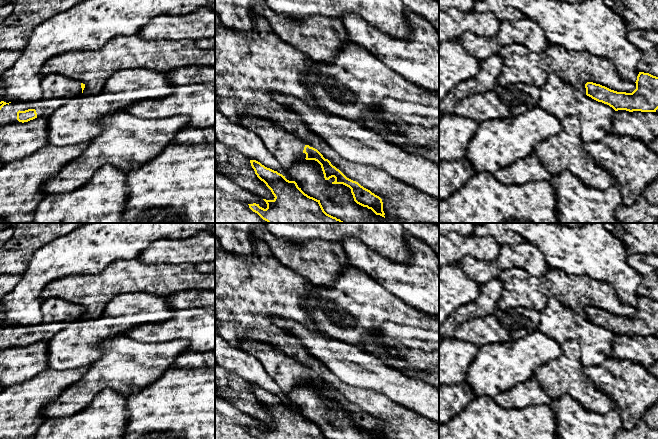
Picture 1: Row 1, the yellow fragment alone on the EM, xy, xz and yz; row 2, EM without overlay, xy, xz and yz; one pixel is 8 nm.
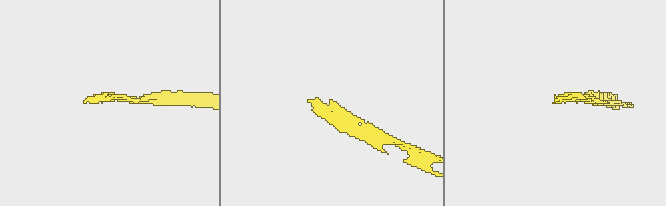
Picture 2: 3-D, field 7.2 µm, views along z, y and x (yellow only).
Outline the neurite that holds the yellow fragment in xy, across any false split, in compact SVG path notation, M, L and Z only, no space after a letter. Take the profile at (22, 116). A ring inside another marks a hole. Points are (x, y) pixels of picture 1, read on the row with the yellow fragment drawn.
M82 93L72 98L42 98L36 101L0 102L0 126L9 123L28 122L37 117L48 118L56 109L67 104L75 104L86 95Z

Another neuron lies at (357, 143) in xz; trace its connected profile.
M270 92L272 99L284 105L291 112L301 116L308 129L321 137L337 155L355 163L382 169L394 179L410 185L420 192L430 195L439 201L439 165L417 154L391 144L376 131L360 125L352 120L335 115L319 106L309 105L292 95Z

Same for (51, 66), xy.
M137 34L122 35L108 41L99 50L74 51L55 56L43 65L40 76L59 74L77 80L85 85L83 93L88 96L99 93L106 80L119 70L146 68L167 72L192 65L215 67L215 49L203 50L192 40L147 40Z

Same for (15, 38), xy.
M12 0L14 9L0 25L0 50L22 51L31 30L83 0Z

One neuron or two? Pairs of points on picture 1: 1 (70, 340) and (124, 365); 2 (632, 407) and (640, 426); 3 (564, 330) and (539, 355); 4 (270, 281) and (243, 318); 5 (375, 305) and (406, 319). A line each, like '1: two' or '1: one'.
1: two
2: two
3: two
4: one
5: one

